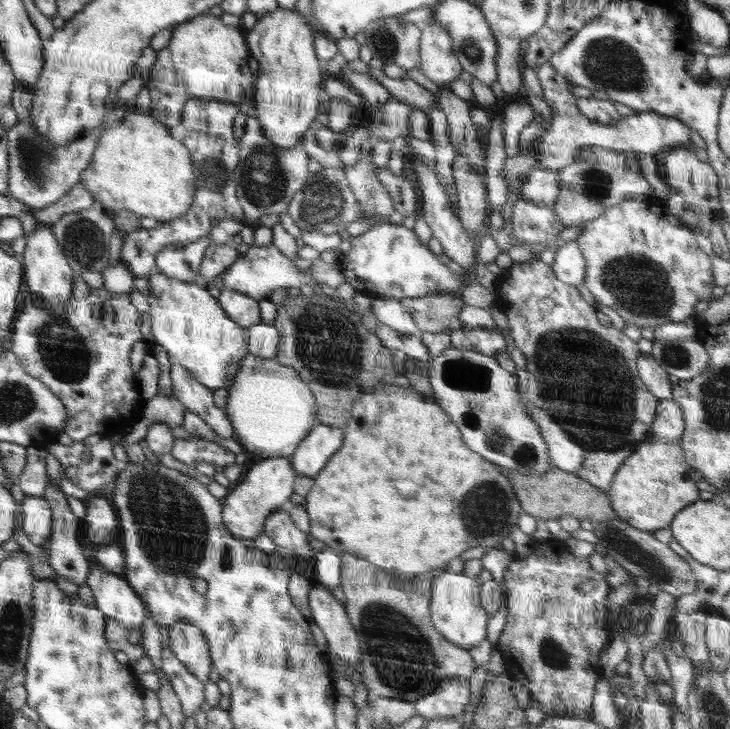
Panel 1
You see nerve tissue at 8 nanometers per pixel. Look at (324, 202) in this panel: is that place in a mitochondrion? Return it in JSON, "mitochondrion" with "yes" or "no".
{"mitochondrion":"yes"}

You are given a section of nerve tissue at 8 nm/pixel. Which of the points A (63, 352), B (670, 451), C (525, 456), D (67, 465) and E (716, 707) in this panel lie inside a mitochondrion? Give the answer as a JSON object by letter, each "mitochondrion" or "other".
{"A":"mitochondrion","B":"other","C":"mitochondrion","D":"other","E":"mitochondrion"}

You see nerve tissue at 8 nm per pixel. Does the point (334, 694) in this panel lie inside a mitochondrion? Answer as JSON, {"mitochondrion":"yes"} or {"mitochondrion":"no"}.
{"mitochondrion":"no"}

